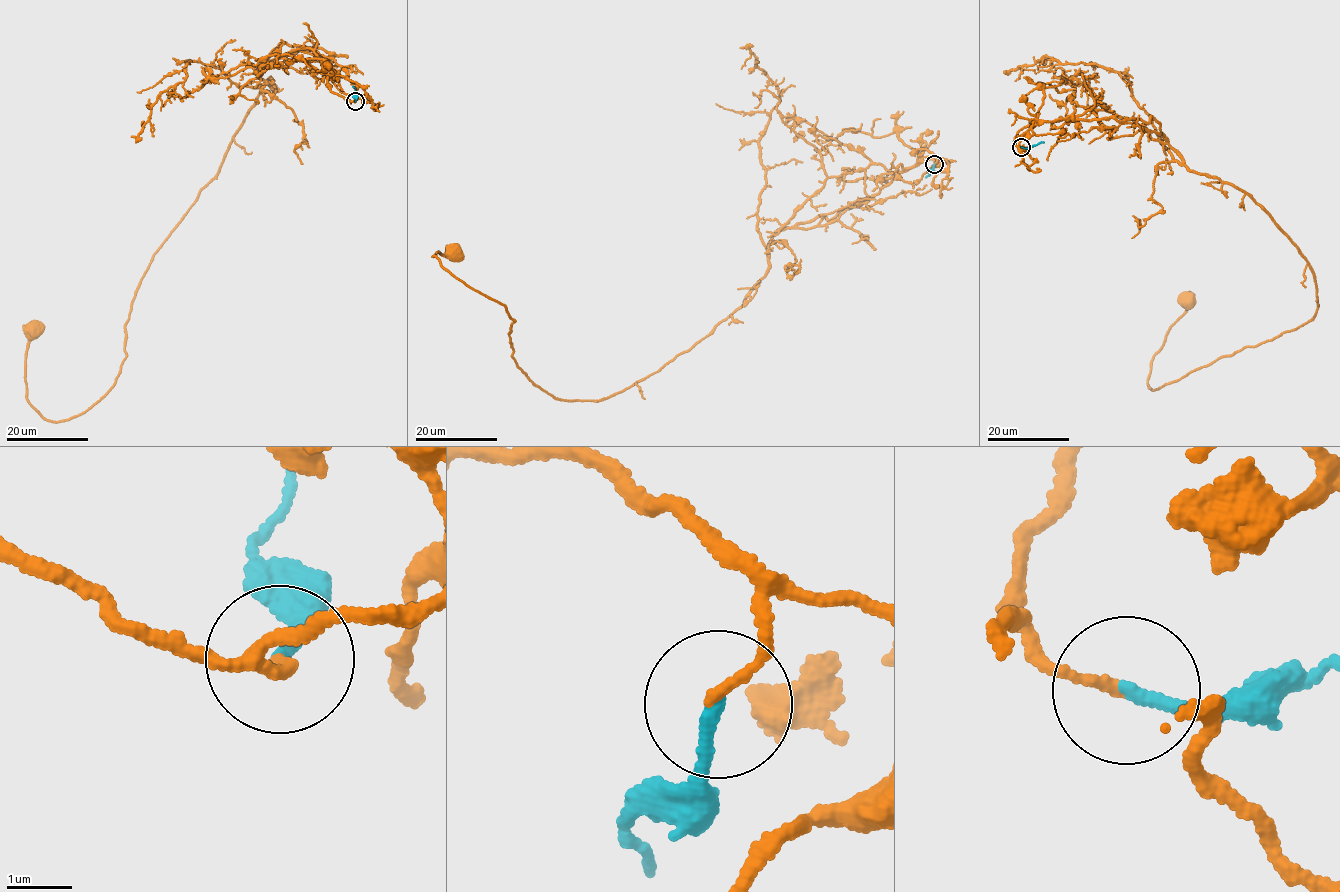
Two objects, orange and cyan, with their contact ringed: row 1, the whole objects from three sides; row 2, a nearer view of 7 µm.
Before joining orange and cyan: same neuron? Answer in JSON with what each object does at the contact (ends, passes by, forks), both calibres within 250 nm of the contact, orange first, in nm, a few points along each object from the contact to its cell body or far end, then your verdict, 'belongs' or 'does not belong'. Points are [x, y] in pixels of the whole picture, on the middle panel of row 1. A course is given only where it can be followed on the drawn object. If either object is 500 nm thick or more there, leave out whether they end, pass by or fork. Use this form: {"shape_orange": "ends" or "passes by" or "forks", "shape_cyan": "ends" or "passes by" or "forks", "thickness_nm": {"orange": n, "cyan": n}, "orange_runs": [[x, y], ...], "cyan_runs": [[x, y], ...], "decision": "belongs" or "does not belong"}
{"shape_orange": "ends", "shape_cyan": "ends", "thickness_nm": {"orange": 150, "cyan": 200}, "orange_runs": [[934, 164], [780, 230], [744, 301], [599, 401], [535, 384], [452, 254]], "cyan_runs": [[934, 164], [925, 177]], "decision": "belongs"}

